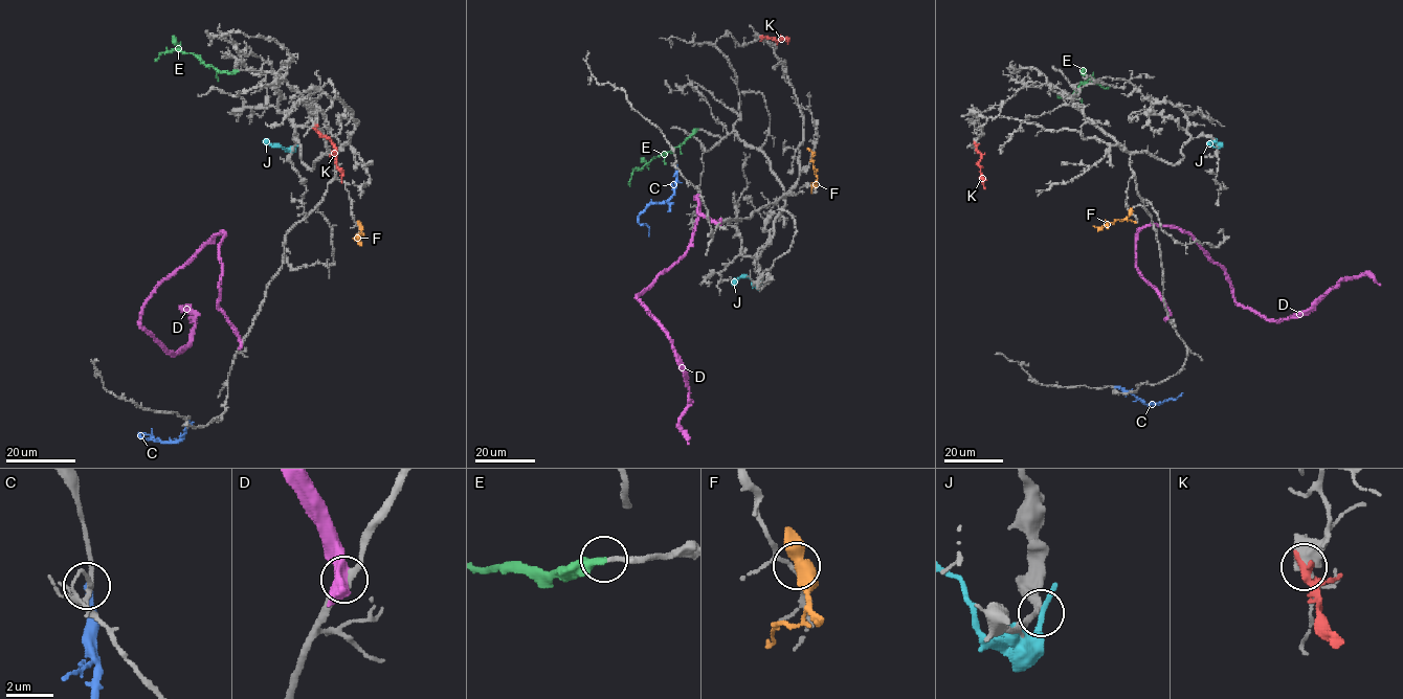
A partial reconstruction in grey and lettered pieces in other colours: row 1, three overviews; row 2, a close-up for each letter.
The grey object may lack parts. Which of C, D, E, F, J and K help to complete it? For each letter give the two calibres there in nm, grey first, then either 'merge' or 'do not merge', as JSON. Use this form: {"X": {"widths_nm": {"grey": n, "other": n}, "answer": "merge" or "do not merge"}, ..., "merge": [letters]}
{"C": {"widths_nm": {"grey": 160, "other": 300}, "answer": "do not merge"}, "D": {"widths_nm": {"grey": 280, "other": 500}, "answer": "do not merge"}, "E": {"widths_nm": {"grey": 240, "other": 440}, "answer": "merge"}, "F": {"widths_nm": {"grey": 140, "other": 550}, "answer": "do not merge"}, "J": {"widths_nm": {"grey": 280, "other": 240}, "answer": "do not merge"}, "K": {"widths_nm": {"grey": 500, "other": 260}, "answer": "do not merge"}, "merge": ["E"]}

